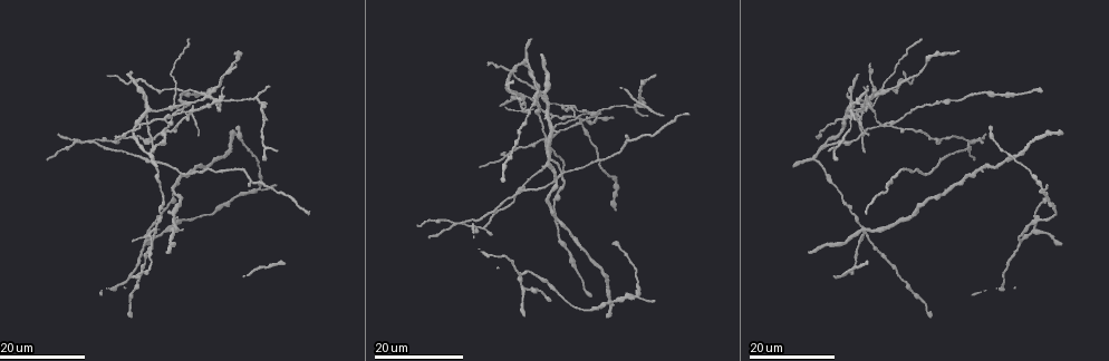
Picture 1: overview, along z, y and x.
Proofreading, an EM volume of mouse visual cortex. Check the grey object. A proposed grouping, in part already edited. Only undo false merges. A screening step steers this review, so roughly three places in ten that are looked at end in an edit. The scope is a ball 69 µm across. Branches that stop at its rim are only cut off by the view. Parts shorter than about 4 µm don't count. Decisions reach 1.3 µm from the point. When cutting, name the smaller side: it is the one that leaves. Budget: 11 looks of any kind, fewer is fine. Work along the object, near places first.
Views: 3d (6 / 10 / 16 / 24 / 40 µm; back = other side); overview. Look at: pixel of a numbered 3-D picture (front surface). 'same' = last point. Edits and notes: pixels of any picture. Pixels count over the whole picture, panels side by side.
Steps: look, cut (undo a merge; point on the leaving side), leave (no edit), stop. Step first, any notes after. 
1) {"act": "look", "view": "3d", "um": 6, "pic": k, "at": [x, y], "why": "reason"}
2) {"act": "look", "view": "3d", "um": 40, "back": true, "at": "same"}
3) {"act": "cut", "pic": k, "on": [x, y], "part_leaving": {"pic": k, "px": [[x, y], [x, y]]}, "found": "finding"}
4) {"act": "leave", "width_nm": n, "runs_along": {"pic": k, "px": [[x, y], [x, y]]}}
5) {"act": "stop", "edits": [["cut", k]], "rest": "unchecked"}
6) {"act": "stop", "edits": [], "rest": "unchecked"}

{"act": "look", "view": "3d", "um": 24, "pic": 1, "at": [554, 117], "why": "arms part here"}

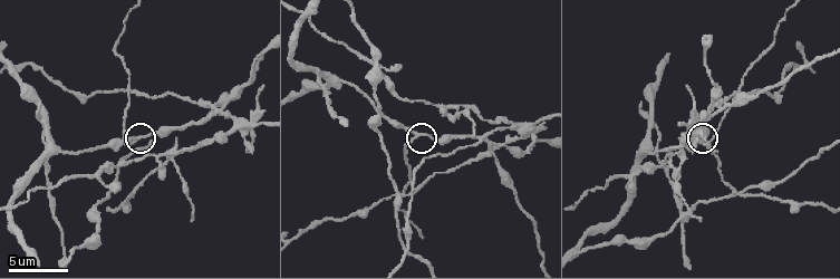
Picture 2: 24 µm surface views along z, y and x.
{"act": "look", "view": "3d", "um": 6, "pic": 2, "at": [134, 139]}

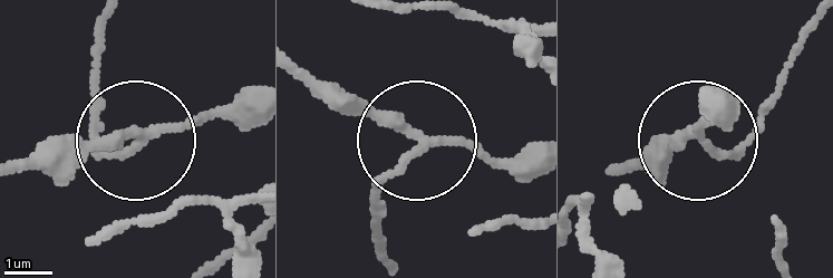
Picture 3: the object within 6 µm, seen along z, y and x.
{"act": "cut", "pic": 3, "on": [373, 185], "arms": 3, "part_leaving": {"pic": 3, "px": [[425, 144], [381, 197], [381, 252]]}, "found": "a second neuron is stuck on"}

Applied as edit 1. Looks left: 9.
{"act": "look", "view": "overview"}

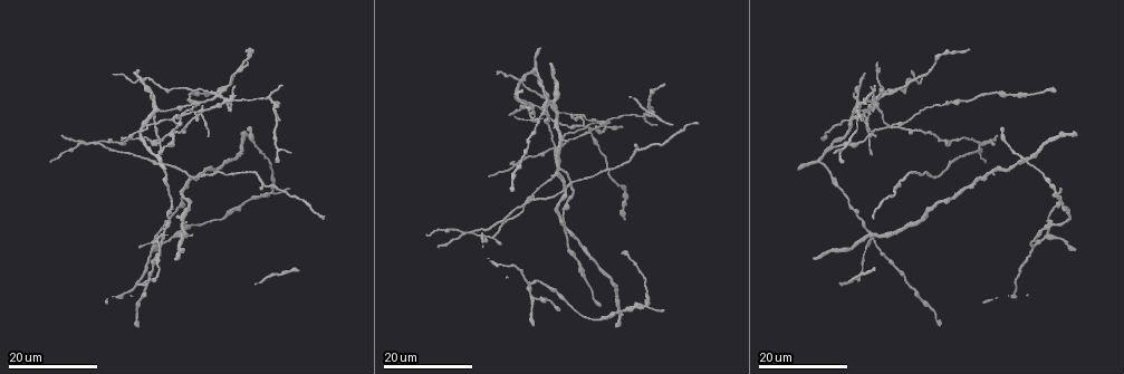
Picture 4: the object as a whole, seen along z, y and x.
{"act": "look", "view": "3d", "um": 24, "pic": 4, "at": [217, 94], "why": "looks like a crossing"}

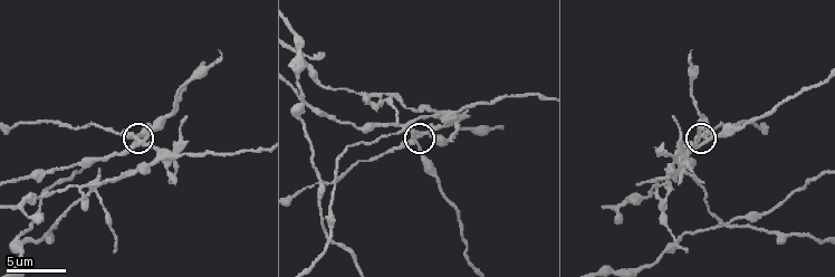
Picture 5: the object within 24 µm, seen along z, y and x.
{"act": "look", "view": "3d", "um": 10, "pic": 5, "at": [417, 137], "why": "zoom in"}

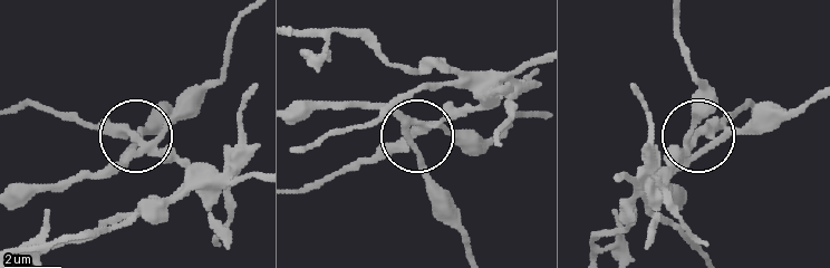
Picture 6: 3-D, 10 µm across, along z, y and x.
{"act": "cut", "pic": 6, "on": [185, 159], "part_leaving": {"pic": 6, "px": [[431, 128], [464, 114], [471, 92], [428, 85], [299, 147]]}, "found": "a second neuron is stuck on"}

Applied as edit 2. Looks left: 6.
{"act": "look", "view": "overview", "why": "see it whole again"}

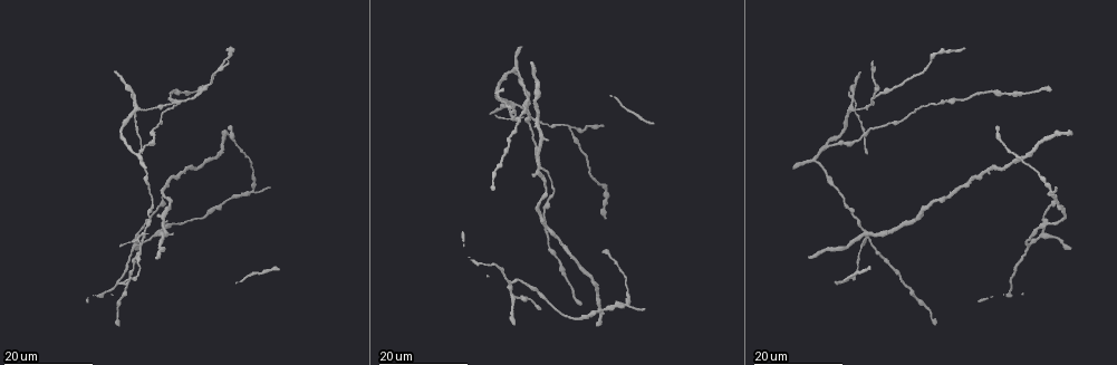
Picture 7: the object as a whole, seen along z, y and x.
{"act": "look", "view": "3d", "um": 16, "pic": 7, "at": [854, 102], "why": "three arms meet"}

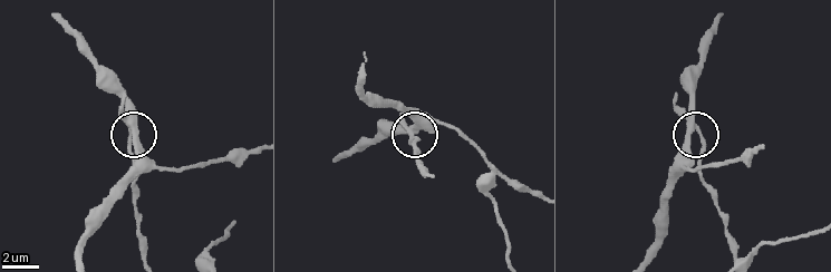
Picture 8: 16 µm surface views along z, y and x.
{"act": "look", "view": "3d", "um": 10, "pic": 8, "at": [697, 131]}

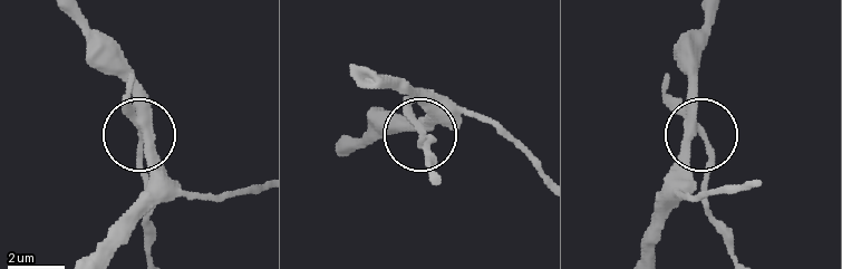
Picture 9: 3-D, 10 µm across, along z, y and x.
{"act": "cut", "pic": 9, "on": [422, 143], "arms": 3, "found": "a second neuron is stuck on"}

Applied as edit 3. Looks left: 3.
{"act": "look", "view": "3d", "um": 24, "pic": 7, "at": [132, 245], "why": "a fork"}

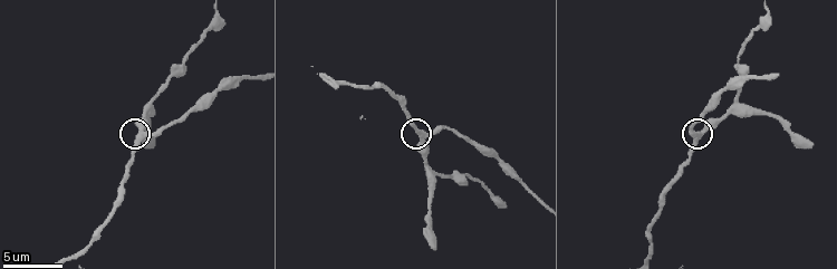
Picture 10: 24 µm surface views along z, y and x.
{"act": "look", "view": "3d", "um": 10, "pic": 10, "at": [702, 131]}

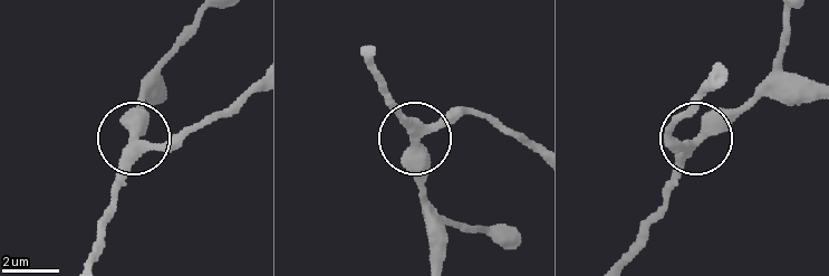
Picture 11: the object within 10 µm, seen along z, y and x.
{"act": "look", "view": "3d", "um": 10, "back": true, "pic": 11, "at": [134, 140], "why": "from behind"}

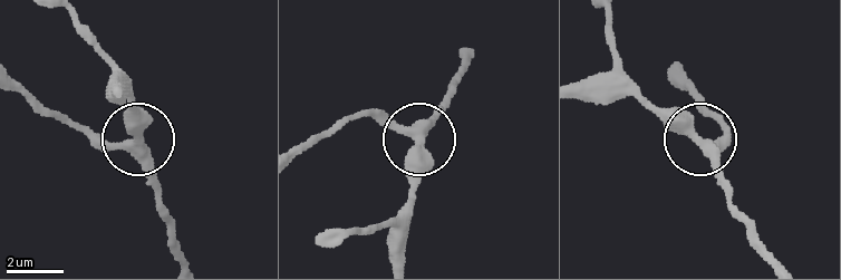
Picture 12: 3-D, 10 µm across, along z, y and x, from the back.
{"act": "leave", "side_arm_um": 16, "arms": 3, "found": "one neuron here"}

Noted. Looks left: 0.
{"act": "stop", "edits": [["cut", 3], ["cut", 6], ["cut", 9]], "rest": "unchecked"}

